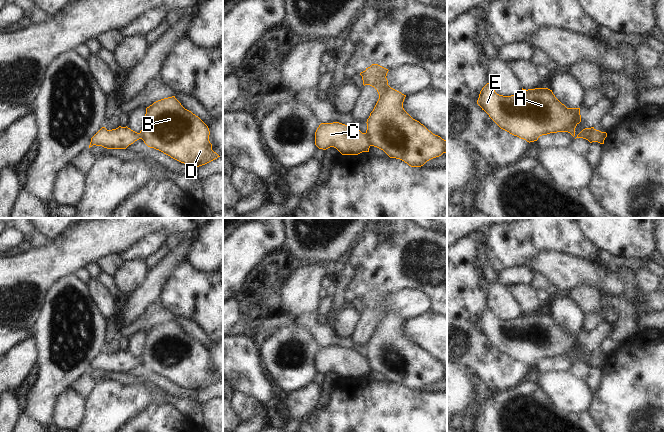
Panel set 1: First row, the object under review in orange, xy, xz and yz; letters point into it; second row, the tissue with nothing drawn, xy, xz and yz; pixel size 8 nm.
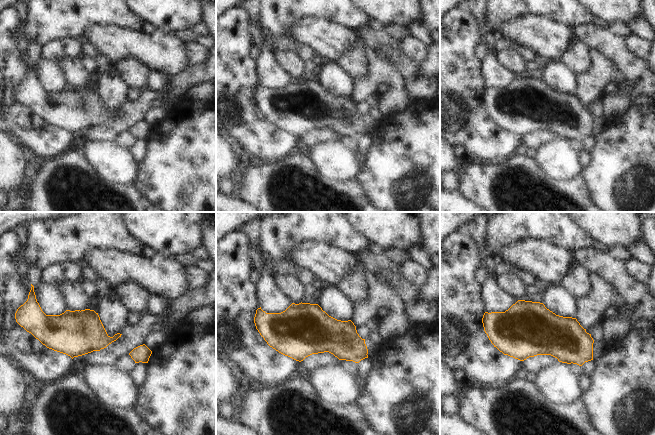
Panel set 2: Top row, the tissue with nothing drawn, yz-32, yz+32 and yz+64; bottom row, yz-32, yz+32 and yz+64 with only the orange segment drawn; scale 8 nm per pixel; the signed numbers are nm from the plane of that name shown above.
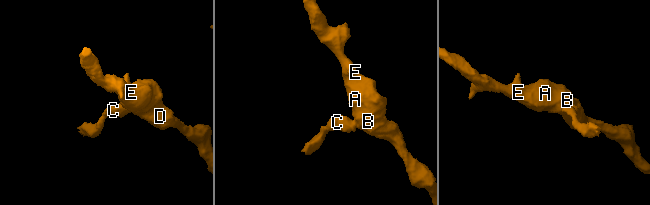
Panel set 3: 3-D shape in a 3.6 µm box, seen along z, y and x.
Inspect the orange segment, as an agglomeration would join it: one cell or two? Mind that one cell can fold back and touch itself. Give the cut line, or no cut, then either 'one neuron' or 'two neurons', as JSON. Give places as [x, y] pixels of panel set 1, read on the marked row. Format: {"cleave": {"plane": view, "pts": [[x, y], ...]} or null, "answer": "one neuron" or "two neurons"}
{"cleave": {"plane": "yz", "pts": [[593, 128], [588, 136], [588, 140]]}, "answer": "two neurons"}

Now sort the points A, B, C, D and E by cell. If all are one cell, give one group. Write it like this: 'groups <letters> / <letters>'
groups A B D E / C

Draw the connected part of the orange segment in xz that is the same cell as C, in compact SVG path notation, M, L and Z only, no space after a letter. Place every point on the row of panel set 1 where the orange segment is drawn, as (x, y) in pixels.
M339 122L321 123L315 132L315 145L323 150L334 147L342 155L369 152L371 146L366 133Z

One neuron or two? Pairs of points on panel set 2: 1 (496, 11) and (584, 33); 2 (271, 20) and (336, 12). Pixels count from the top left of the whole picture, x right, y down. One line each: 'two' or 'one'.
1: two
2: one

